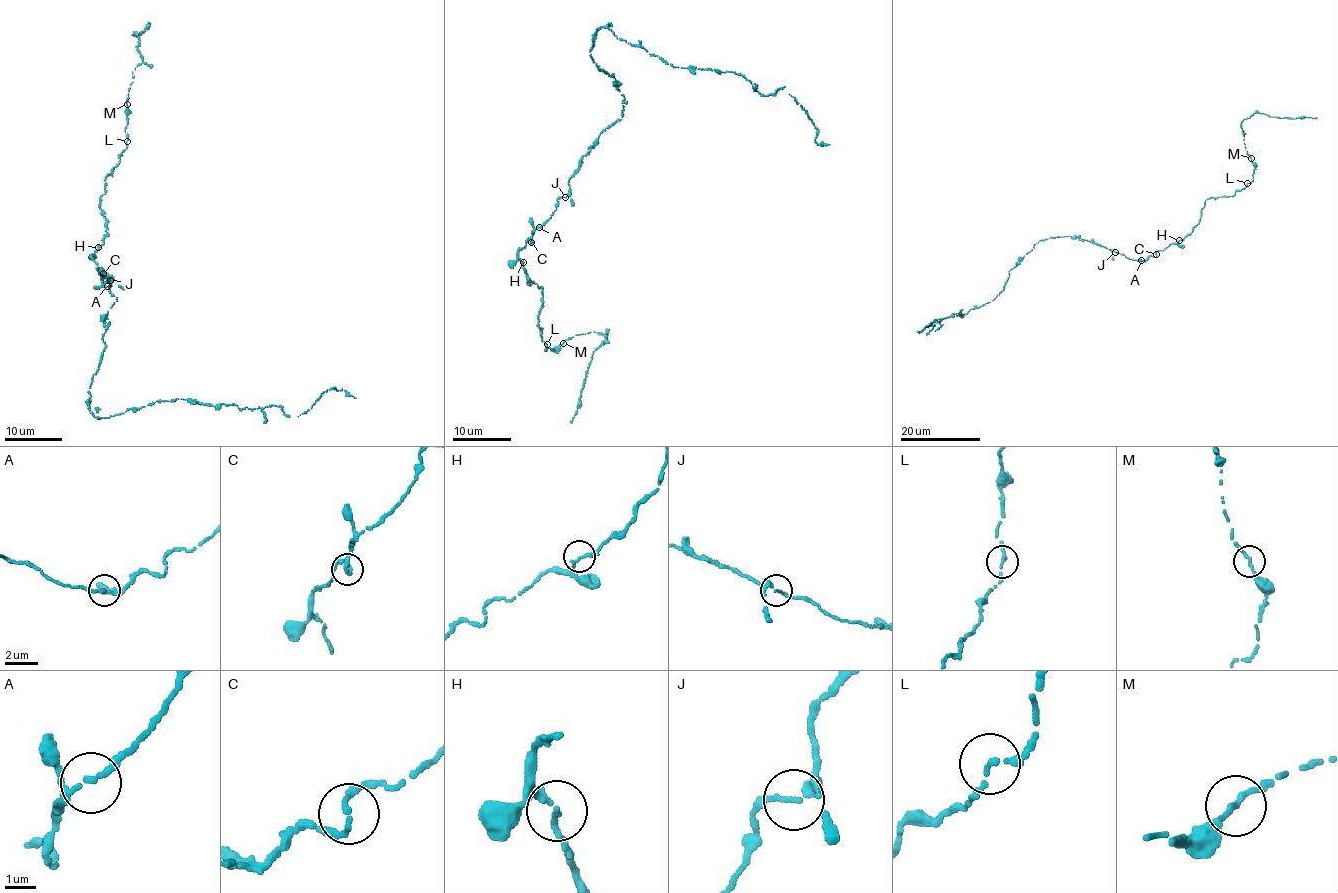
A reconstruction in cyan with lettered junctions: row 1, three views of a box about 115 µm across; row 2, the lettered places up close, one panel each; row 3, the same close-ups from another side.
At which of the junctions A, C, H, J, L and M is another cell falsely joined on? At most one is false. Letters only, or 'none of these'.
none of these

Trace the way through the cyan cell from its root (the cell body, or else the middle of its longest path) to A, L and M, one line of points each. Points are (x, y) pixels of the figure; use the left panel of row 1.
A: (100, 271), (100, 274), (104, 274), (102, 278), (111, 278), (105, 282), (109, 281), (111, 286), (107, 286)
L: (100, 271), (111, 286), (91, 254), (107, 234), (100, 199), (127, 140)
M: (100, 271), (111, 286), (91, 254), (107, 234), (100, 199), (127, 147), (127, 104)

